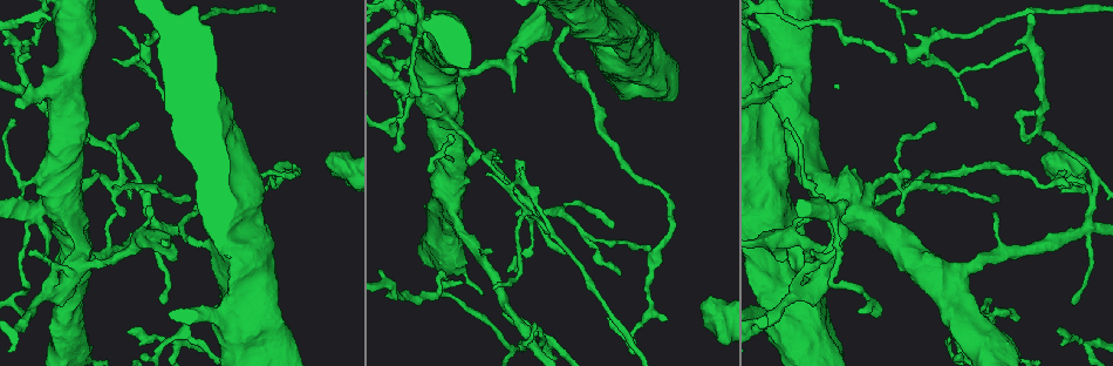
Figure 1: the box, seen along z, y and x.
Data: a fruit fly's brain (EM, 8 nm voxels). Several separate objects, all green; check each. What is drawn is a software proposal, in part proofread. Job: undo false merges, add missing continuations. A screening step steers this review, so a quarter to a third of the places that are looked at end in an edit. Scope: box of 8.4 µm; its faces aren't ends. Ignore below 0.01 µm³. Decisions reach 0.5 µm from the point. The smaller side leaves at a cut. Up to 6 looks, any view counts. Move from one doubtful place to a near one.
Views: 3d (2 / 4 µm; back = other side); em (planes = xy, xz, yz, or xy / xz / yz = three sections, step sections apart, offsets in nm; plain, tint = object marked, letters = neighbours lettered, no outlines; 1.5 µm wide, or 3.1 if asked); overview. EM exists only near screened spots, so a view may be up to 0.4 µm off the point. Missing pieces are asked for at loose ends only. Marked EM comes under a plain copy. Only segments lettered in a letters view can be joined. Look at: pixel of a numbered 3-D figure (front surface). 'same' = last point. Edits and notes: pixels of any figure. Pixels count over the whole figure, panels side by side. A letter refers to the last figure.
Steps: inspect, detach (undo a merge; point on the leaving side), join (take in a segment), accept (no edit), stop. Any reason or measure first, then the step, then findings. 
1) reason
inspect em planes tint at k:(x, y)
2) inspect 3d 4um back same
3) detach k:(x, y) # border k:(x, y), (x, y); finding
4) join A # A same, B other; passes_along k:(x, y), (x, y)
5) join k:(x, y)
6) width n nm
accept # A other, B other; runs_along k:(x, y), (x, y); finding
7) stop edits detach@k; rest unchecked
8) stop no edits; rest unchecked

branch stops here
inspect em xz step 4 tint at 1:(14, 120)

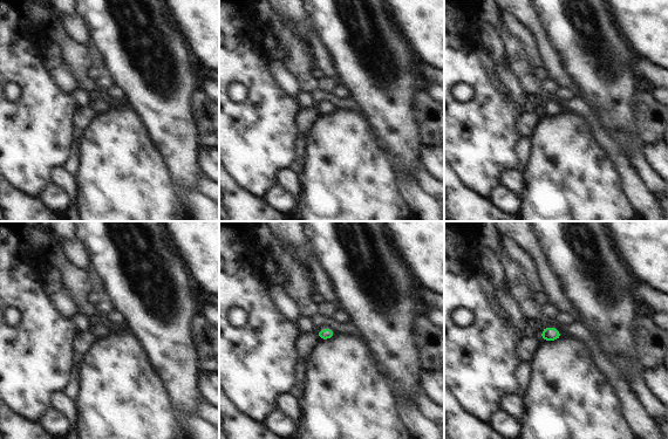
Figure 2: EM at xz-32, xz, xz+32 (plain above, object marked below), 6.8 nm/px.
inspect em xz step 4 letters same

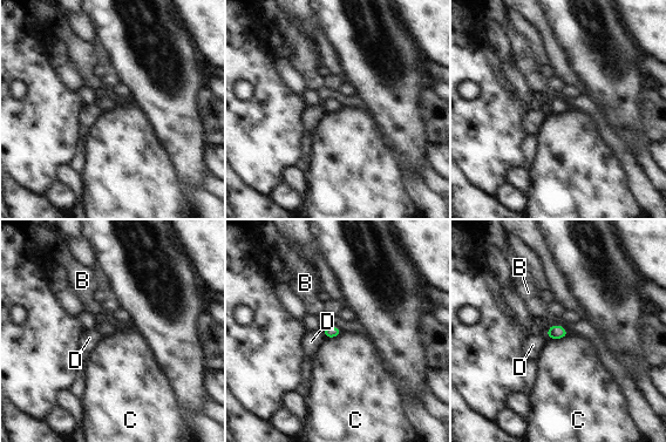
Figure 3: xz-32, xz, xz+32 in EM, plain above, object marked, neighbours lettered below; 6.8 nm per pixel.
longest_contact C 140 nm
accept # B other, C other, D other; border 3:(568, 332), (562, 338), (549, 339); none of them fits

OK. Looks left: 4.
calibre changes
inspect em xy step 8 tint at 1:(453, 203)

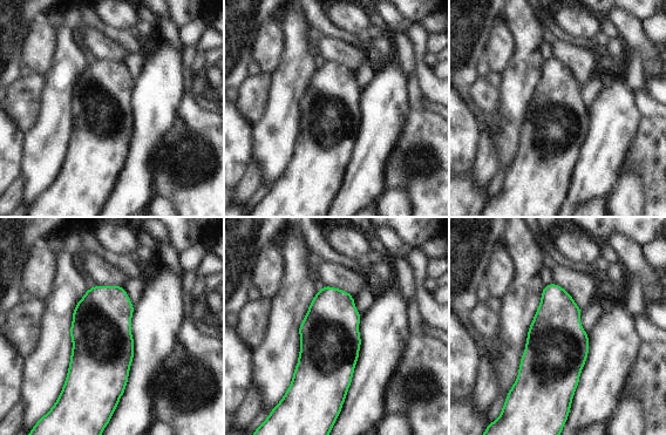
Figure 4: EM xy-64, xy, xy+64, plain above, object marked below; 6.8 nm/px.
another direction
inspect em planes letters same

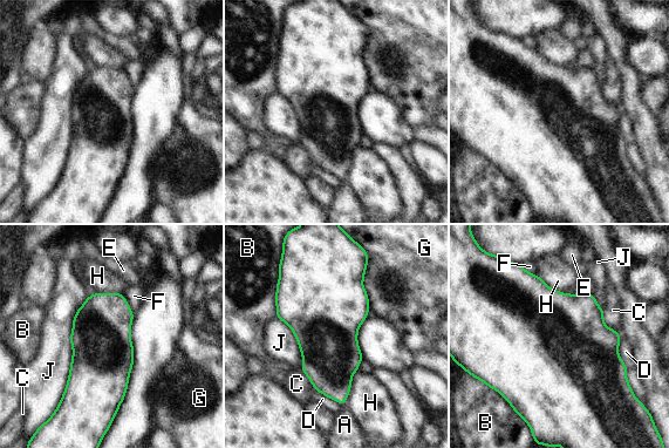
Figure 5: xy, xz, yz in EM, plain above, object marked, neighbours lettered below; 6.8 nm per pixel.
longest_contact J 750 nm
accept # A other, B other, C other, D other, E other, F other, G other, H other, J other; one neuron here

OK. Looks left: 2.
four-way junction
inspect em planes letters at 1:(153, 225)

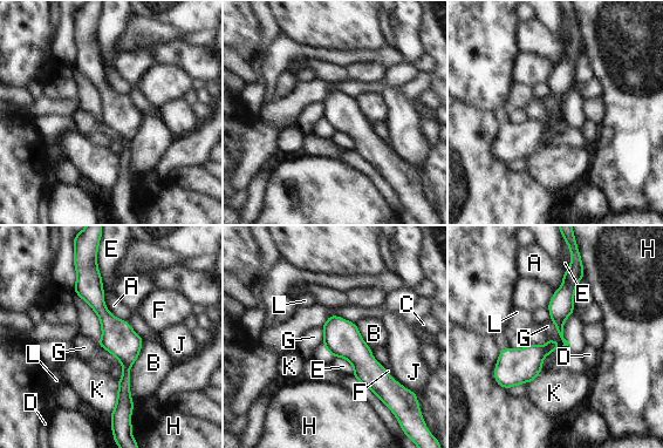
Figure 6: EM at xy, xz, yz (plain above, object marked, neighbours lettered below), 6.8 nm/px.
width 100 nm
accept # A other, B other, C other, D other, E other, F other, G other, H other, J other, K other, L other; border 6:(551, 319), (562, 343), (560, 346); continuous, no second neuron

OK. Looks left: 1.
stop no edits; rest unchecked

